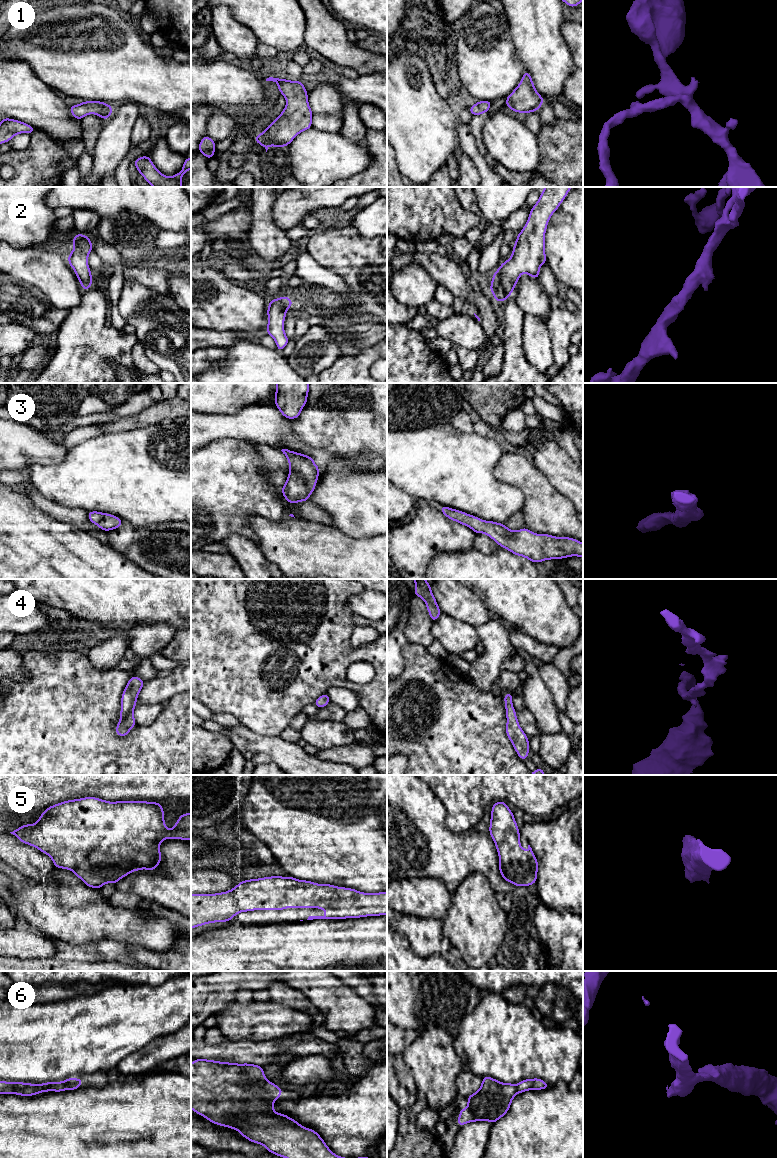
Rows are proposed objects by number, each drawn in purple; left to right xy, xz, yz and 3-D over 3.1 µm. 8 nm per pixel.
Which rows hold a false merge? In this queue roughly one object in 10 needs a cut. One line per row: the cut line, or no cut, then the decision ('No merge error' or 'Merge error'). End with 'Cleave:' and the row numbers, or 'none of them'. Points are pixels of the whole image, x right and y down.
1: No split. No merge error
2: No split. No merge error
3: No split. No merge error
4: No split. No merge error
5: No split. No merge error
6: No split. No merge error
Cleave: none of them

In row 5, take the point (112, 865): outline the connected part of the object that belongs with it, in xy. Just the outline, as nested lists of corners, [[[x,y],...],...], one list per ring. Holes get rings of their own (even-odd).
[[[84,797],[52,805],[44,810],[35,824],[22,825],[10,833],[20,842],[47,854],[55,868],[71,870],[86,886],[100,889],[106,883],[116,884],[133,871],[156,869],[162,860],[159,846],[164,839],[191,841],[191,812],[181,814],[174,827],[168,830],[160,802],[110,802],[96,797]]]

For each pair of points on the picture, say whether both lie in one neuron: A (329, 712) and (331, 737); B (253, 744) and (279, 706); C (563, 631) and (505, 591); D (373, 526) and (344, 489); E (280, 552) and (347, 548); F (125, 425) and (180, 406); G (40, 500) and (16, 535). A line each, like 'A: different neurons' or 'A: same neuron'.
A: different neurons
B: different neurons
C: same neuron
D: same neuron
E: same neuron
F: same neuron
G: different neurons

